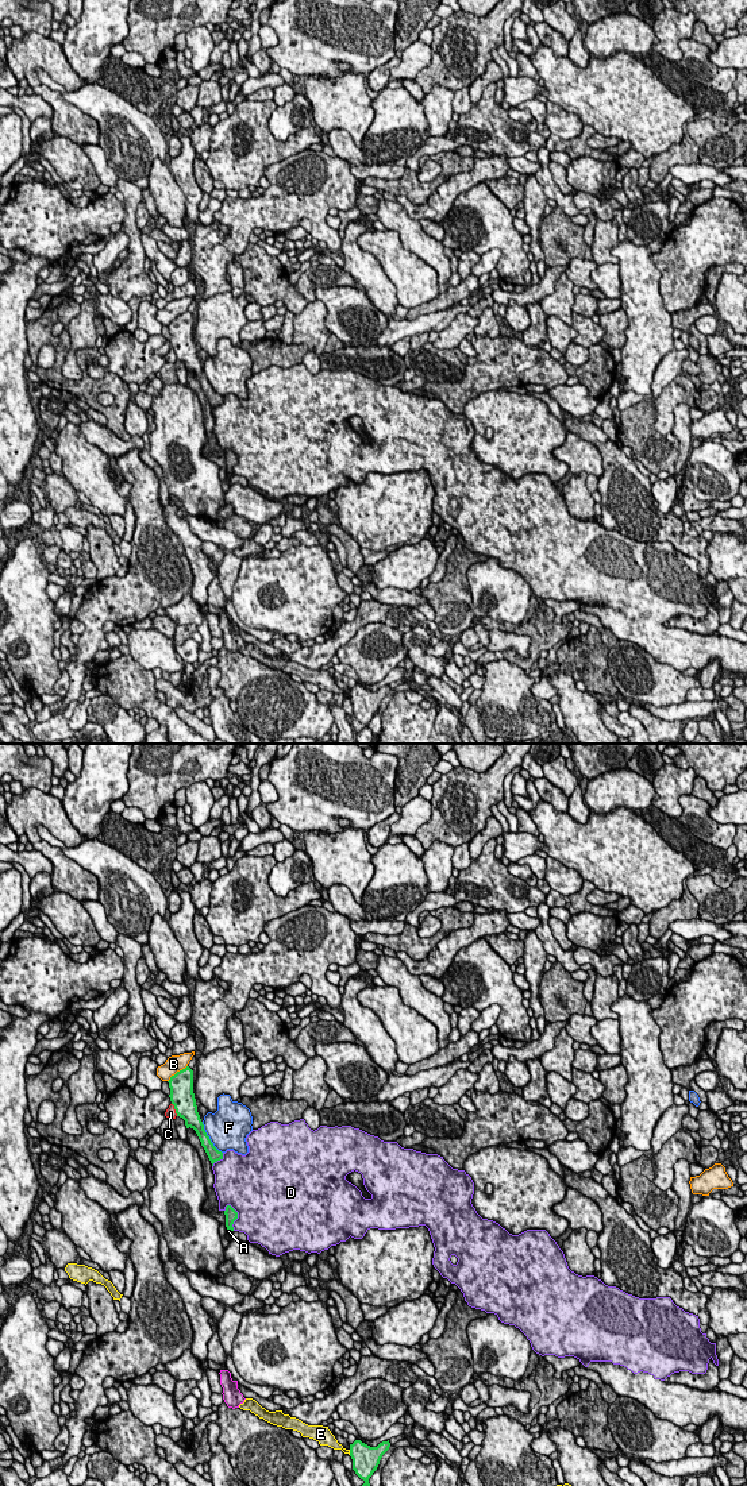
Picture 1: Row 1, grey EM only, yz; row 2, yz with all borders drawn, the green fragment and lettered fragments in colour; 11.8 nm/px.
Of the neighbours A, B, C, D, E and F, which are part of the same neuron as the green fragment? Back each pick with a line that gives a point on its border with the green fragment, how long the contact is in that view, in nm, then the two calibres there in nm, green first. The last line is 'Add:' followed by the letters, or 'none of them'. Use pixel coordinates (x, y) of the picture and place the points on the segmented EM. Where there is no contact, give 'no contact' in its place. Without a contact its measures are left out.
Add: none of them

